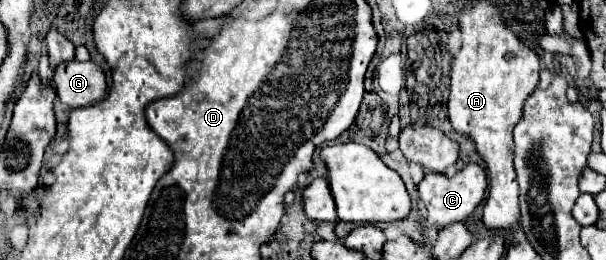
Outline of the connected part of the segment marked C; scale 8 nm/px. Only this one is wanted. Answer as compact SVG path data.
M468 163L462 171L456 171L452 177L426 173L424 179L418 183L418 195L426 207L424 229L430 227L432 223L436 223L438 227L446 227L454 221L464 221L482 203L486 187L488 187L486 171L478 163Z

